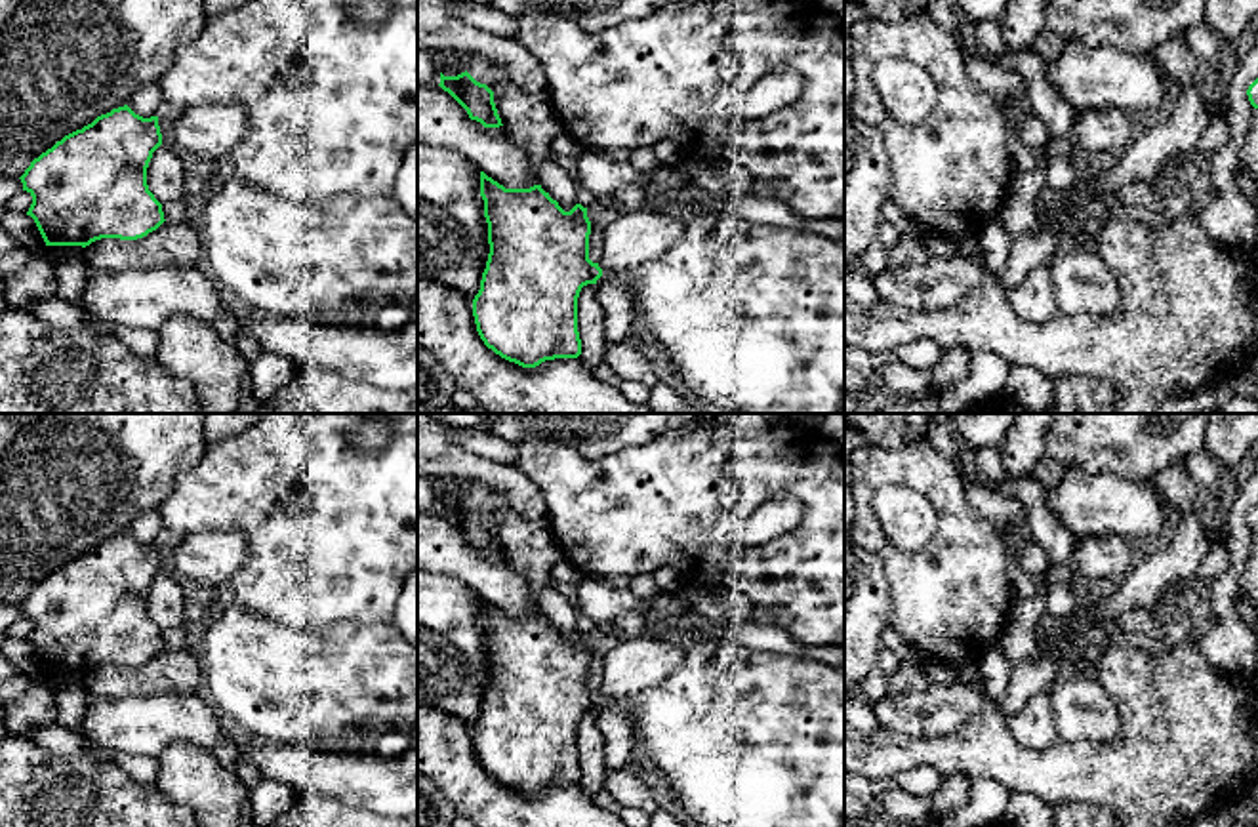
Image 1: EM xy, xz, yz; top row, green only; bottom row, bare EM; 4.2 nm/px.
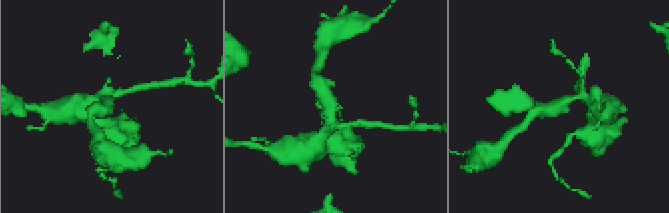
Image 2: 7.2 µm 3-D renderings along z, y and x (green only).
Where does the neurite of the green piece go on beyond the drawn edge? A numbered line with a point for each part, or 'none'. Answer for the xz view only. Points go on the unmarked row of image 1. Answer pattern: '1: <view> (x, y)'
1: xz (629, 667)

